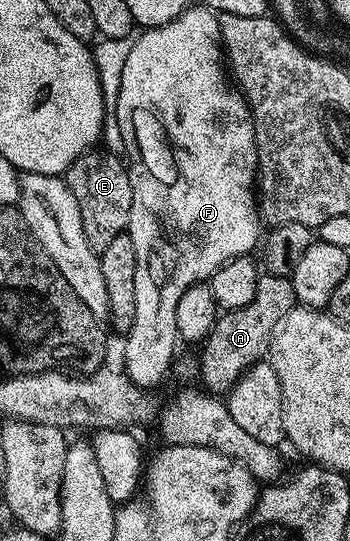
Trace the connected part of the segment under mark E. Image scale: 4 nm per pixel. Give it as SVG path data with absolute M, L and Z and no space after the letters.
M106 149L85 152L65 172L67 187L77 197L77 209L81 209L81 225L85 229L85 241L101 253L113 237L124 234L133 209L133 189L128 164L120 156Z

